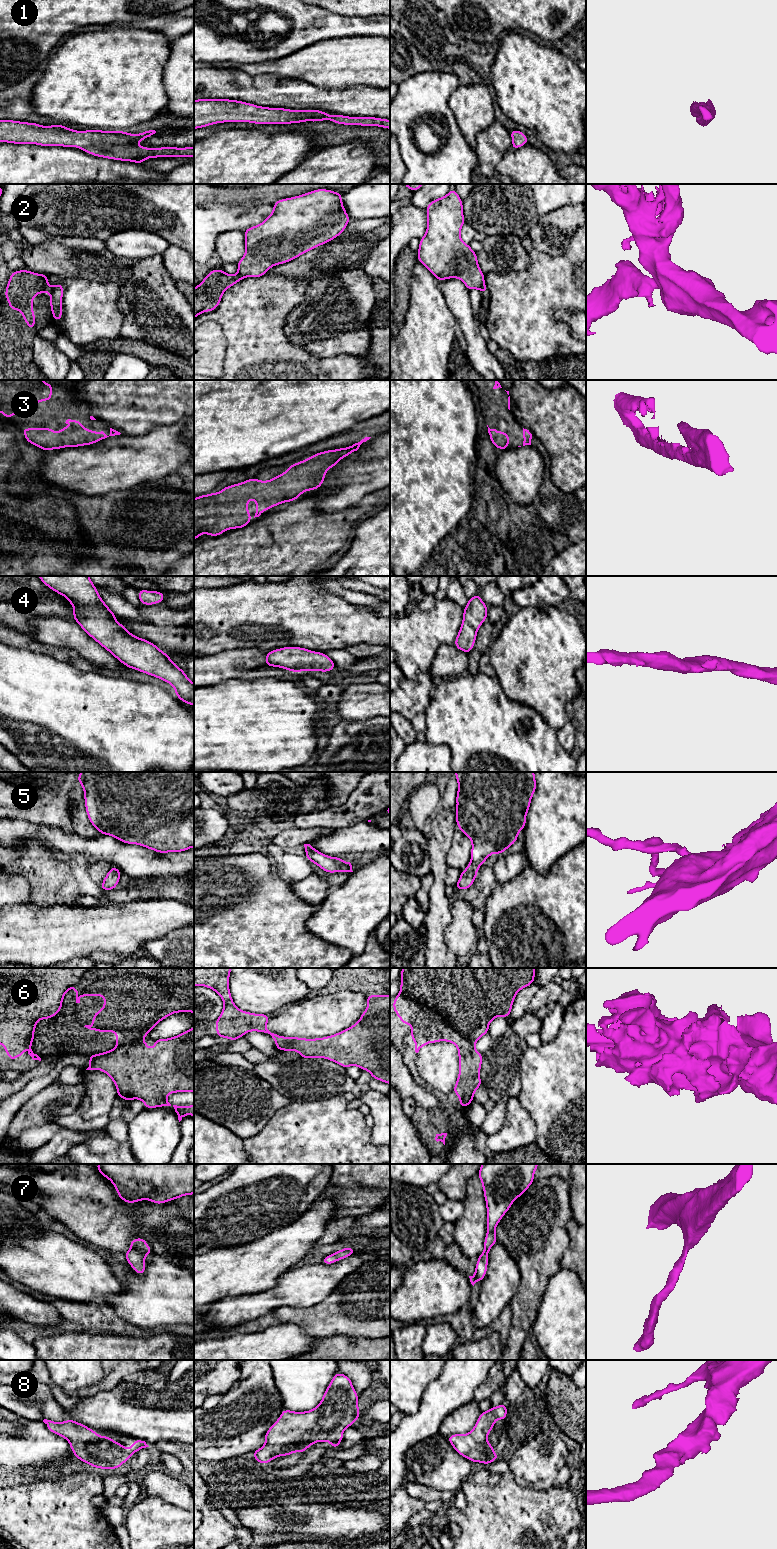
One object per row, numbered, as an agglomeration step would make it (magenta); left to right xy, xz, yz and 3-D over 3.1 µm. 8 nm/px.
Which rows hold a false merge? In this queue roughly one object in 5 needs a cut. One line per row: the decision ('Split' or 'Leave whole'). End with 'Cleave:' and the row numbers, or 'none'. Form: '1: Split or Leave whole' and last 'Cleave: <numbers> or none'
1: Leave whole
2: Split
3: Leave whole
4: Leave whole
5: Leave whole
6: Leave whole
7: Leave whole
8: Leave whole
Cleave: 2

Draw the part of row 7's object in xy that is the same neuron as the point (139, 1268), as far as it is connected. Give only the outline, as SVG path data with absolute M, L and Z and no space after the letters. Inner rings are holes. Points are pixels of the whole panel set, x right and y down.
M135 1238L130 1242L131 1248L124 1254L129 1265L138 1275L145 1273L145 1256L152 1254L152 1249L148 1246L144 1238Z

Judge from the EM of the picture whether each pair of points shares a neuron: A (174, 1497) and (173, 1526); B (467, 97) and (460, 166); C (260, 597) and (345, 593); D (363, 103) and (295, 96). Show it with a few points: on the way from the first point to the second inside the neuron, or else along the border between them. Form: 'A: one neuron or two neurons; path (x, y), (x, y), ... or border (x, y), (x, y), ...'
A: two neurons; border (152, 1496), (162, 1498), (183, 1509)
B: two neurons; border (453, 115), (462, 136), (473, 149)
C: two neurons; border (323, 586), (354, 605)
D: one neuron; path (346, 101), (312, 98)

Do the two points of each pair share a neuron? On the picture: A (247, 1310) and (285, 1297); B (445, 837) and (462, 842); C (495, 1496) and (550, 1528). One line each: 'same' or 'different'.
A: same
B: different
C: same

